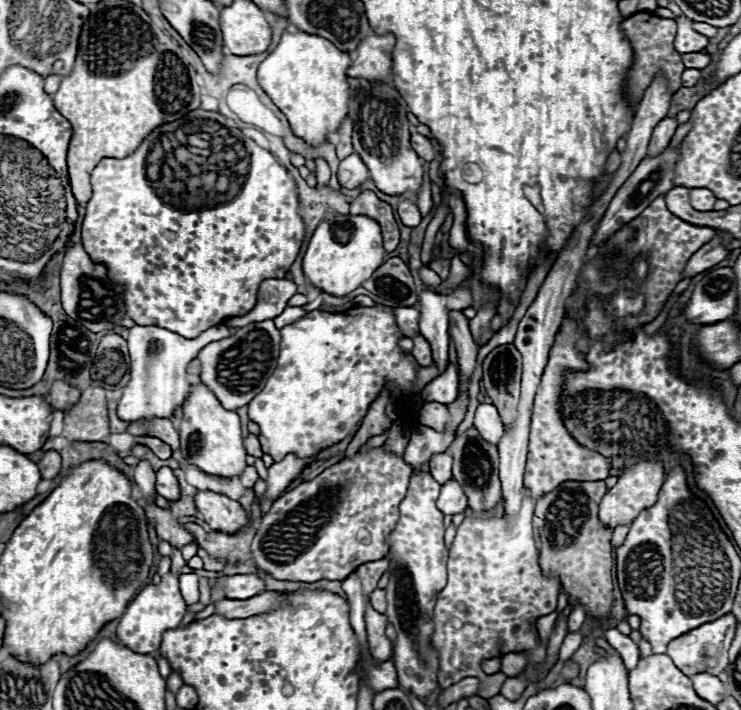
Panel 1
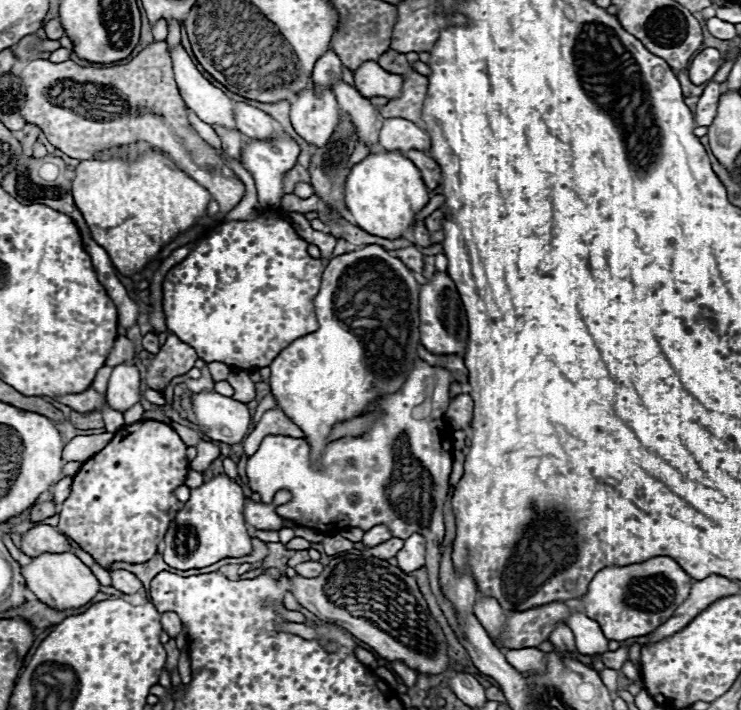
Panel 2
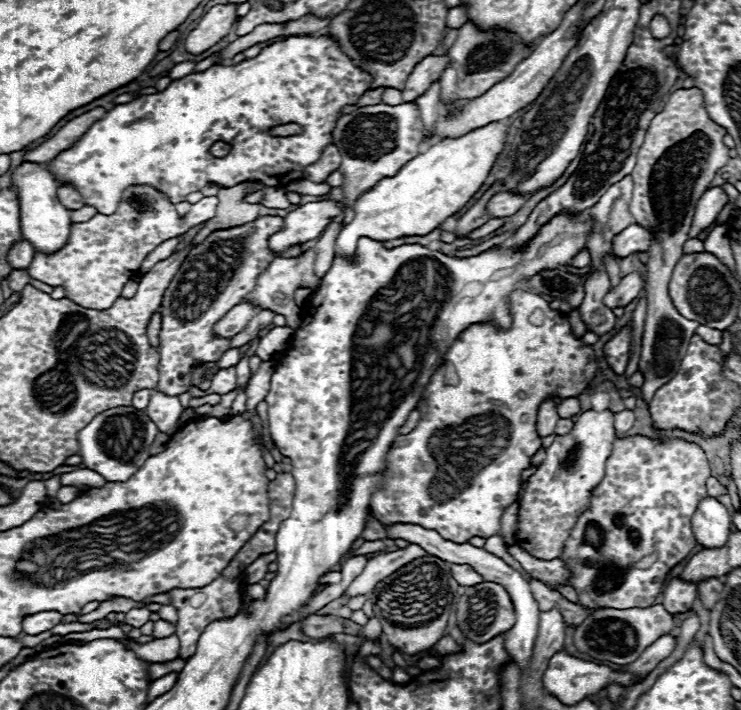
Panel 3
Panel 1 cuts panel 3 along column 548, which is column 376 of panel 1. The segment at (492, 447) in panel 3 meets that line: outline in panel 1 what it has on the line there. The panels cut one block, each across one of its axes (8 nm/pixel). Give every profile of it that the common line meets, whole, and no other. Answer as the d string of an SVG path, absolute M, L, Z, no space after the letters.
M374 306L374 308L350 308L346 312L338 312L338 314L328 314L328 312L320 312L320 310L314 310L314 312L308 312L308 316L304 316L302 320L290 324L290 326L284 326L282 330L282 342L280 342L280 356L278 356L278 366L274 370L274 374L268 378L266 386L262 392L258 392L250 404L248 404L248 416L252 422L256 422L260 426L260 444L262 444L262 452L270 454L274 460L282 460L288 452L296 452L298 456L312 456L316 454L318 450L324 450L336 442L340 442L342 438L348 436L348 432L354 430L354 426L358 422L362 422L362 418L366 416L370 404L376 400L376 396L380 394L382 386L386 384L390 390L396 390L400 388L402 396L408 394L408 388L412 386L412 380L416 378L416 368L414 368L414 358L410 354L404 354L398 346L398 338L402 338L404 334L400 332L400 328L396 326L394 322L394 316L390 312L390 308L382 308L382 306Z

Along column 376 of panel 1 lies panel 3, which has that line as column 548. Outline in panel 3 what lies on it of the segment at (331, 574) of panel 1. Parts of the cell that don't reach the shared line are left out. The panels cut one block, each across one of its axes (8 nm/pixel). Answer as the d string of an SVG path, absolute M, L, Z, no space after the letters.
M586 410L578 416L574 428L568 434L556 436L552 446L546 448L544 462L530 476L524 490L518 512L518 546L542 560L554 560L560 556L564 536L568 536L576 516L588 508L592 488L596 488L596 484L600 484L604 478L606 460L612 452L614 440L614 412L610 410Z

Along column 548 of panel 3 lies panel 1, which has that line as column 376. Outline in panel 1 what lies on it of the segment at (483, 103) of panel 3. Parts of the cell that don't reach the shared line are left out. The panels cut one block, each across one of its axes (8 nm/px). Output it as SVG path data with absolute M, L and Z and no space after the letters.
M370 34L352 52L352 64L346 70L348 76L364 76L366 80L386 80L392 68L392 34Z

